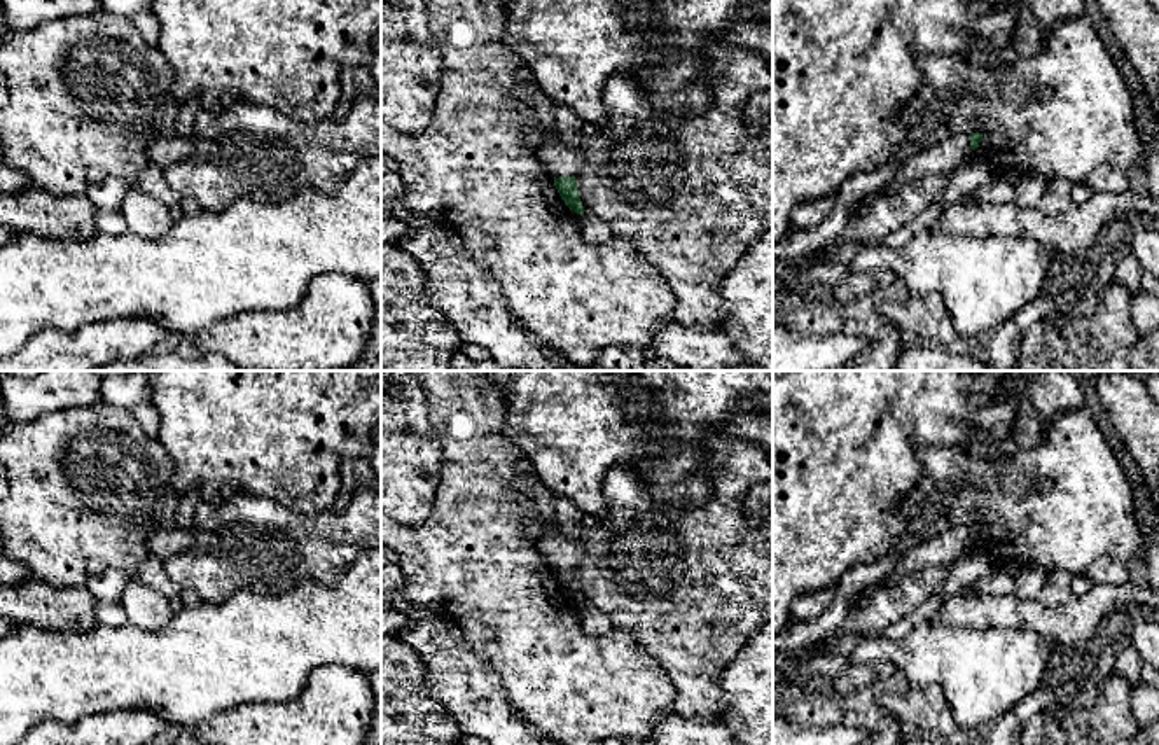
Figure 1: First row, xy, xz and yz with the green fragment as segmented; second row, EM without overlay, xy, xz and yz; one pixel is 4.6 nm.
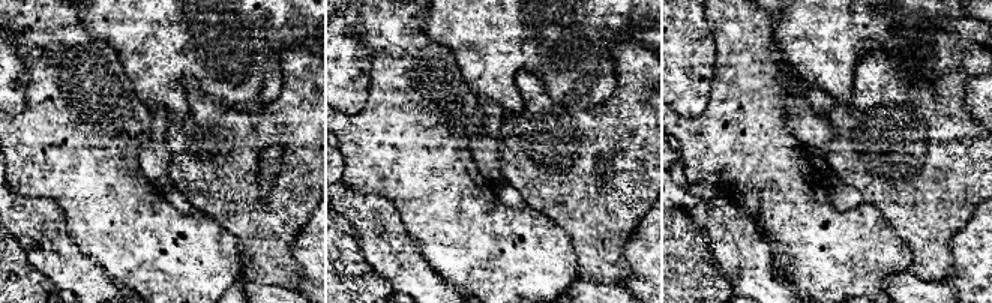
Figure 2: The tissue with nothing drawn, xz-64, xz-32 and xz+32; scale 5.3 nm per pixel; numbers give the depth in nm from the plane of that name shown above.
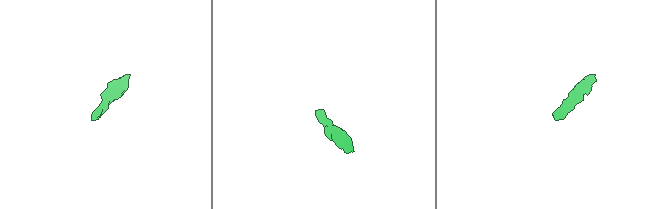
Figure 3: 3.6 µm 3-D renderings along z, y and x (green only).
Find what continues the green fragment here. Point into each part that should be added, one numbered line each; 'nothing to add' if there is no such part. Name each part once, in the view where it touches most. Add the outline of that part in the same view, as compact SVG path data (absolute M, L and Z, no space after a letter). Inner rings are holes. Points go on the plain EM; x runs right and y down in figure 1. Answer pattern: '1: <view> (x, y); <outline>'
1: xz (562, 551); M551 530L544 533L537 546L554 570L572 568L582 558L582 544L573 540L565 530Z

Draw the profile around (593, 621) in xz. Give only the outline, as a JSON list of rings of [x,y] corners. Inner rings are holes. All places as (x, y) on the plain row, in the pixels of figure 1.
[[[582,603],[577,607],[580,628],[587,635],[607,635],[614,630],[612,619],[594,605]]]

